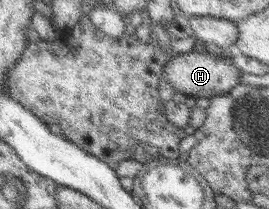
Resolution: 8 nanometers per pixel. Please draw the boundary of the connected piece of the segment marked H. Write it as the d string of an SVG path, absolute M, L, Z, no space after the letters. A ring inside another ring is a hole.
M190 51L186 54L176 54L169 58L162 69L162 77L175 92L187 97L205 99L215 95L223 95L239 84L240 71L230 62L229 58L213 57L206 53Z

